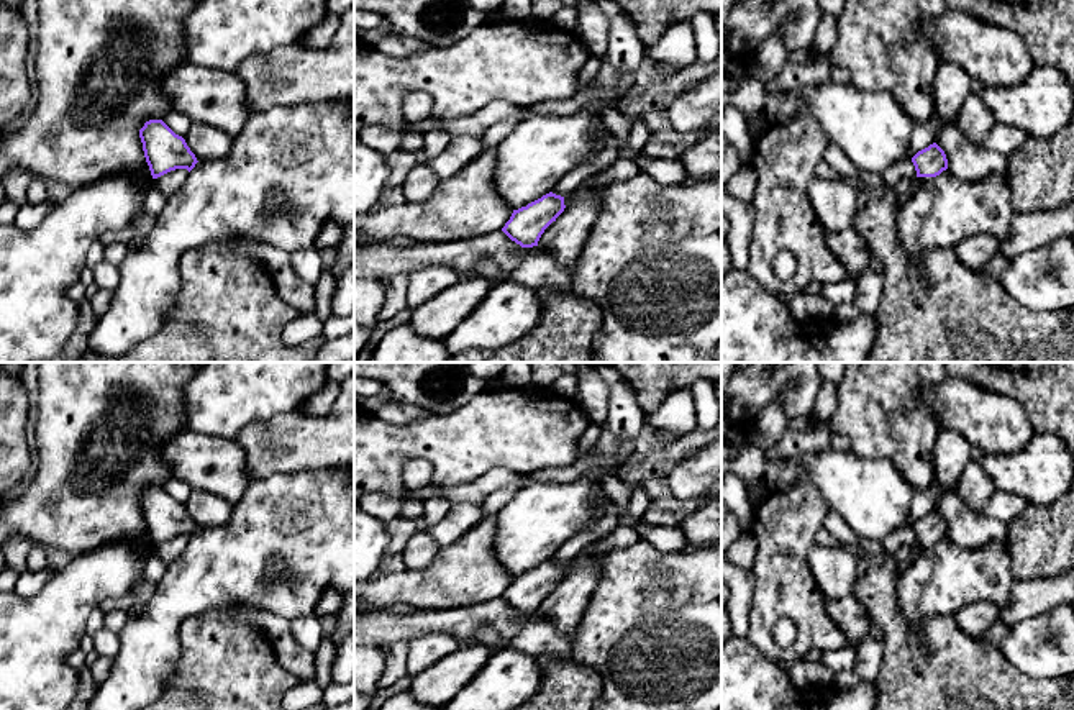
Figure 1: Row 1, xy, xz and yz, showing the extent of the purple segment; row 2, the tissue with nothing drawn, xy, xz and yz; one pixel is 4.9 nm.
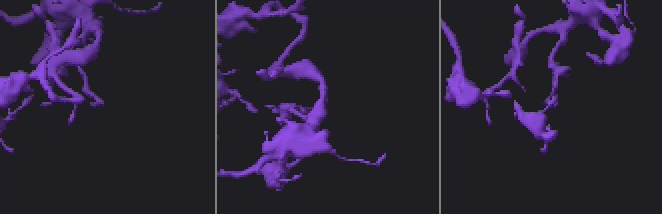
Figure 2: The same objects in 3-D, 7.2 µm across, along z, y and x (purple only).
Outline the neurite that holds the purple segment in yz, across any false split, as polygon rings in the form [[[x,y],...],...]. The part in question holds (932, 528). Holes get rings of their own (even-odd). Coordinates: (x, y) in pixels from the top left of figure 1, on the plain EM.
[[[936,512],[918,518],[910,564],[897,576],[897,598],[913,631],[928,618],[954,615],[967,603],[989,600],[999,610],[1010,605],[1013,574],[1010,548],[987,544],[961,548],[948,538],[944,518]]]

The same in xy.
[[[354,464],[330,469],[297,471],[254,479],[233,515],[213,528],[197,528],[185,507],[162,487],[149,487],[139,497],[143,518],[152,546],[187,536],[184,553],[167,564],[144,612],[130,615],[120,633],[120,651],[110,676],[97,687],[87,710],[141,710],[156,702],[171,684],[182,654],[179,628],[189,617],[208,608],[244,605],[279,615],[289,621],[312,615],[326,589],[354,592]]]

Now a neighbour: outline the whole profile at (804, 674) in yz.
[[[799,659],[787,669],[787,677],[792,685],[800,690],[823,690],[833,685],[835,671],[820,661]]]

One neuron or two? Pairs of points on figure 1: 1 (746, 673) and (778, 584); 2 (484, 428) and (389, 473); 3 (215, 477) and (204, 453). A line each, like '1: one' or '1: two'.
1: two
2: one
3: one

